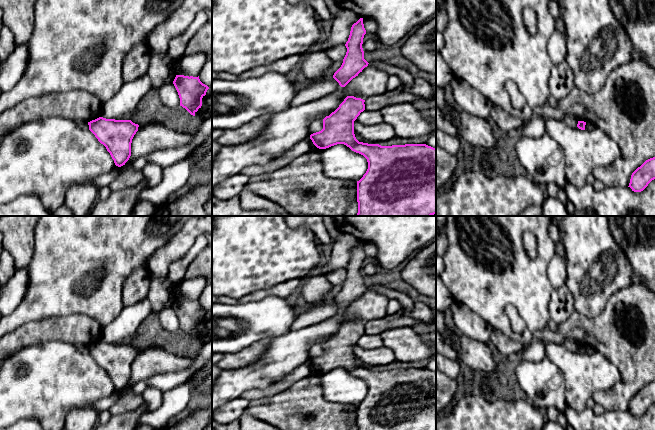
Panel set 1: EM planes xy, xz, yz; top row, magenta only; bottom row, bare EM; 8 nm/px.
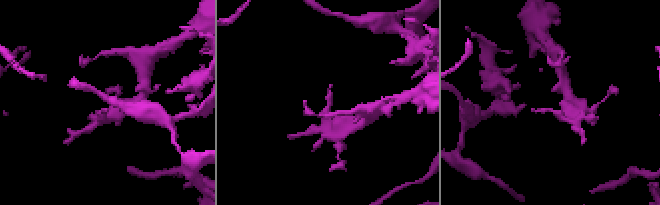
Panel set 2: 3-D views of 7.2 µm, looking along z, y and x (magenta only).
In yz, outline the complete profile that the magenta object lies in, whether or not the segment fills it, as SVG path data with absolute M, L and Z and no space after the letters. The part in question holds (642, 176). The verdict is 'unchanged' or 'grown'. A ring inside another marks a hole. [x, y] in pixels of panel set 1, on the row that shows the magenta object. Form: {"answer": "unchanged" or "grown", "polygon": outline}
{"answer": "unchanged", "polygon": "M655 157L646 160L631 175L629 186L634 192L643 191L655 179Z"}

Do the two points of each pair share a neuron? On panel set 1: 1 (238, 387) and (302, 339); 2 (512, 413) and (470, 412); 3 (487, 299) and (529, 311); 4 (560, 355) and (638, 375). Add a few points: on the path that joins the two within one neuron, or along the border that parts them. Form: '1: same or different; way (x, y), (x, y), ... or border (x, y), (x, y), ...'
1: same; way (254, 376), (265, 373), (286, 353)
2: same; way (502, 413), (480, 413)
3: same; way (497, 299), (517, 299), (519, 301)
4: different; border (602, 354), (620, 373), (620, 378), (607, 390)

